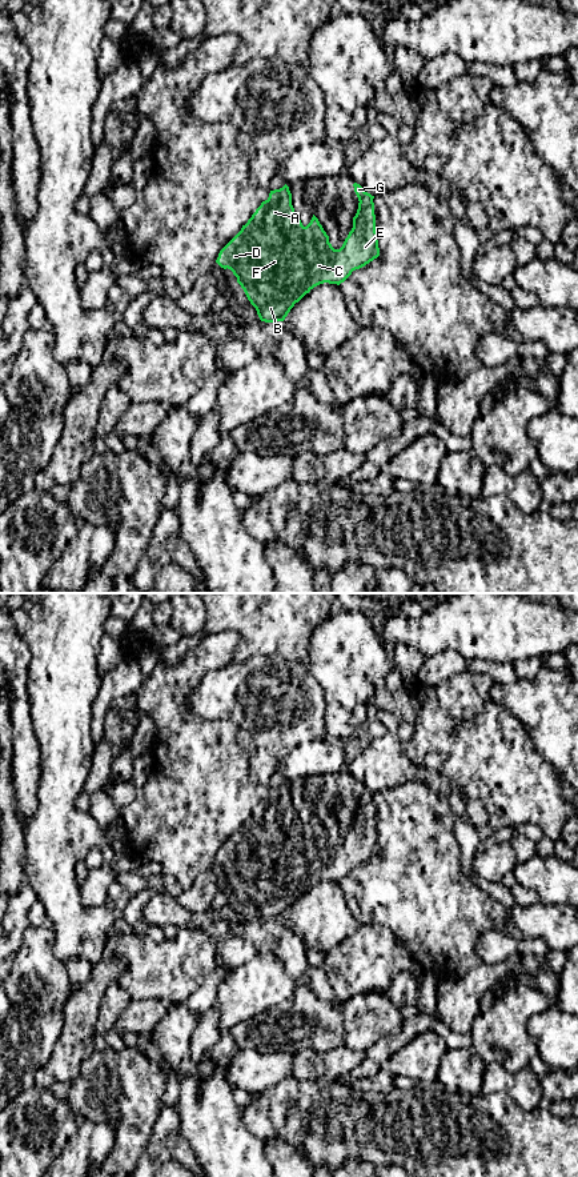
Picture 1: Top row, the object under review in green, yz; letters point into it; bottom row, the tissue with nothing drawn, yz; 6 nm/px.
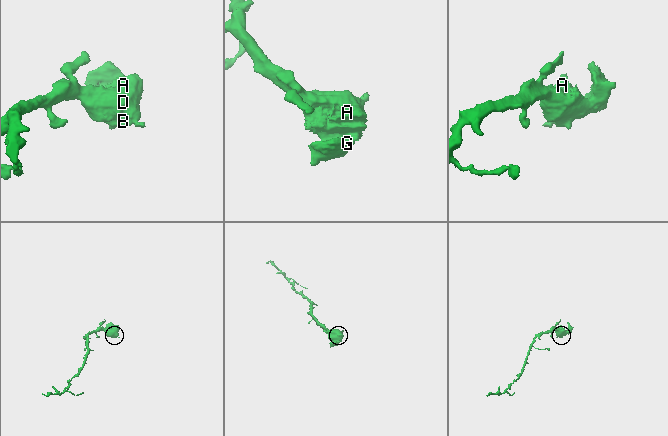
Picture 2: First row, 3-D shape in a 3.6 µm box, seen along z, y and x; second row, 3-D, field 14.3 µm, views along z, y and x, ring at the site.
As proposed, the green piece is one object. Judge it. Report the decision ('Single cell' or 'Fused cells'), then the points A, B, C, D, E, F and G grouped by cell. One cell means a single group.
Single cell. Groups: A B C D E F G

